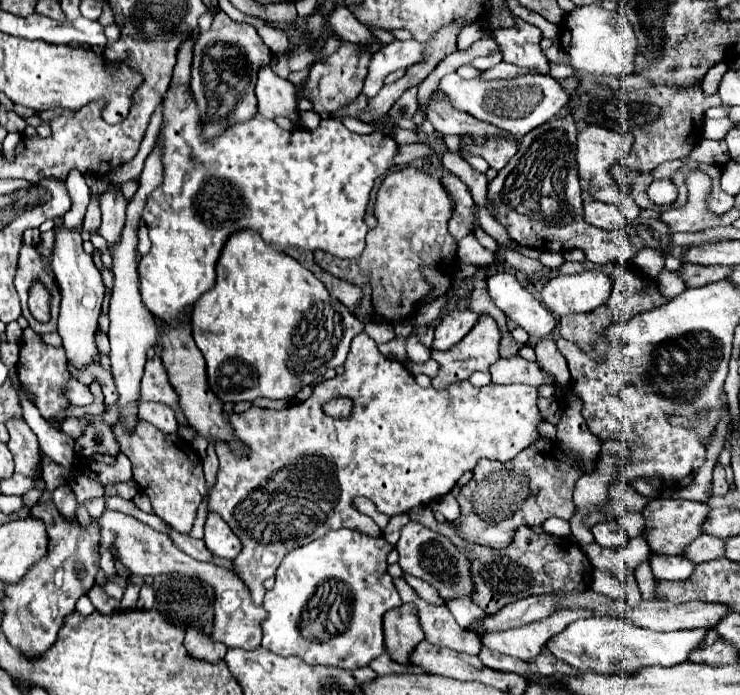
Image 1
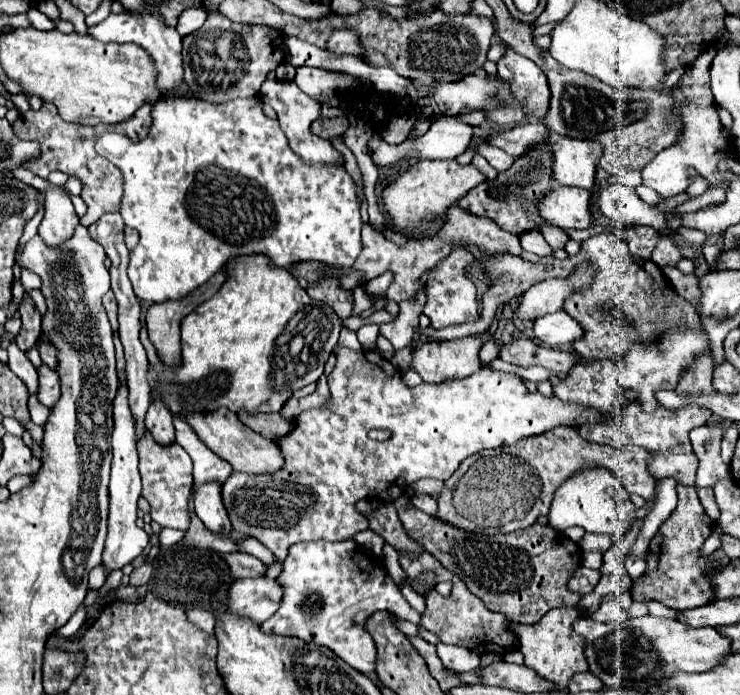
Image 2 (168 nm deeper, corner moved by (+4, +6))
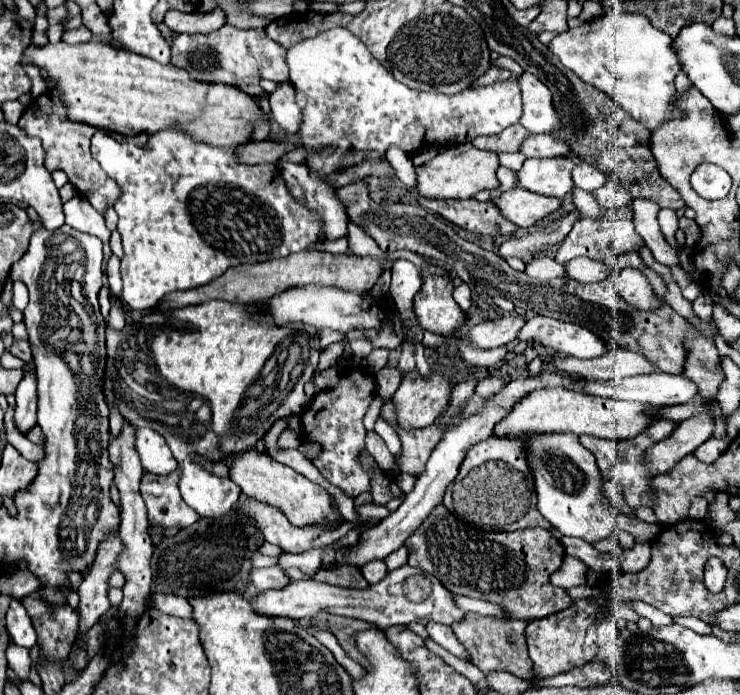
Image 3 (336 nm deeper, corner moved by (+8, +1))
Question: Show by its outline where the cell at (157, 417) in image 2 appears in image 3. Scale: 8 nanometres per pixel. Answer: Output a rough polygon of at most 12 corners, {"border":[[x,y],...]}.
{"border":[[153,429],[135,431],[145,473],[169,475],[177,461]]}

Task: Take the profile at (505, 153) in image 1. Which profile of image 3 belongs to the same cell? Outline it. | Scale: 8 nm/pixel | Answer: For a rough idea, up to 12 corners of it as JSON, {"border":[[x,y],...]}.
{"border":[[501,165],[497,179],[499,191],[511,189],[517,181],[517,173]]}

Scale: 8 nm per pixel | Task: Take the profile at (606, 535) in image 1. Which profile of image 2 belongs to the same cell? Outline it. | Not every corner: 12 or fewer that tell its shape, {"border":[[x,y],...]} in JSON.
{"border":[[605,468],[569,478],[549,512],[555,530],[611,534],[635,508]]}

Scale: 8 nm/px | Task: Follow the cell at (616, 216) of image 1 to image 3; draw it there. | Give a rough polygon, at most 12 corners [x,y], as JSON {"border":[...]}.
{"border":[[521,187],[491,201],[507,221],[523,229],[557,211],[561,199]]}

